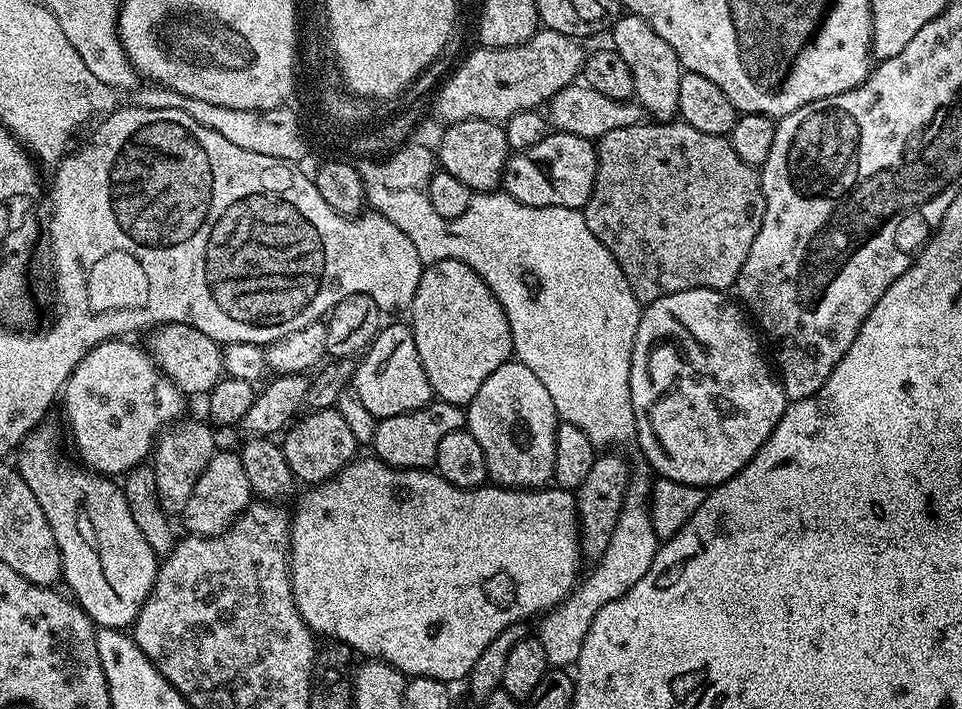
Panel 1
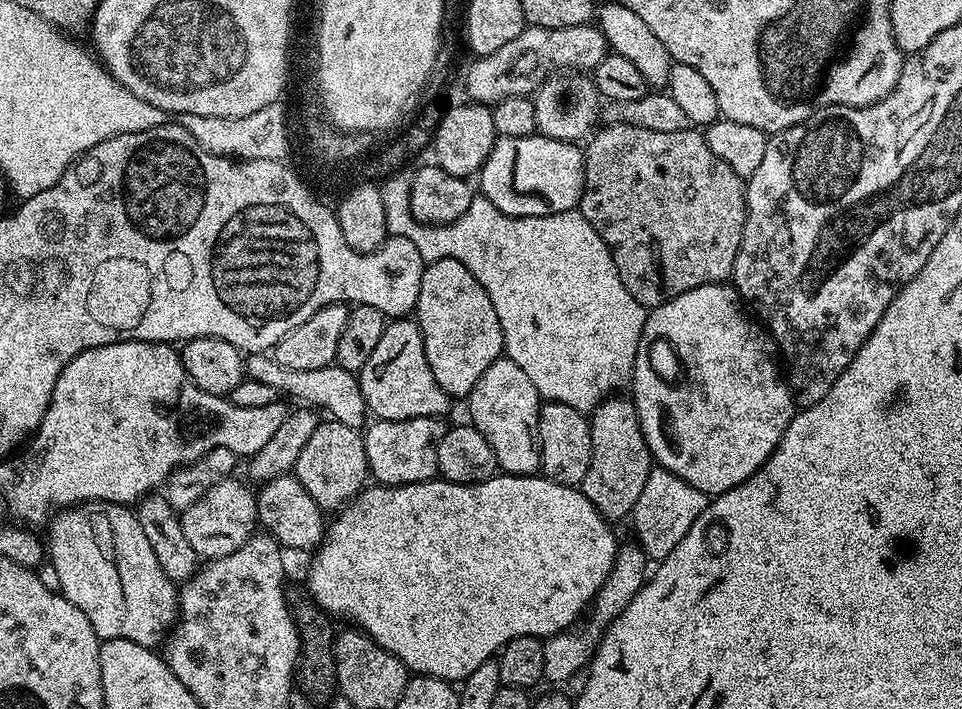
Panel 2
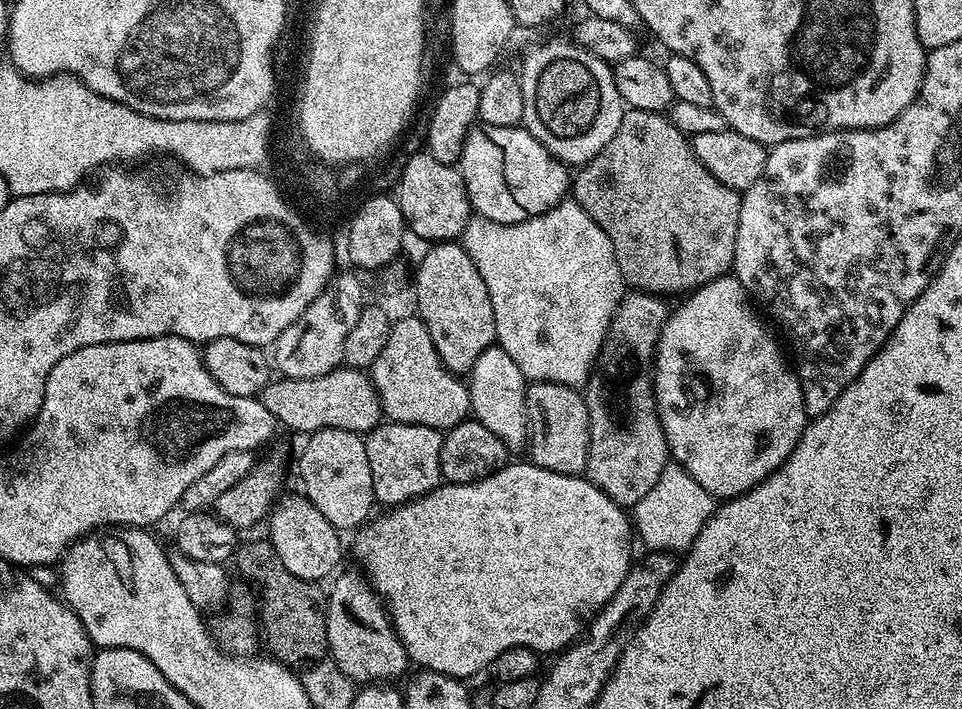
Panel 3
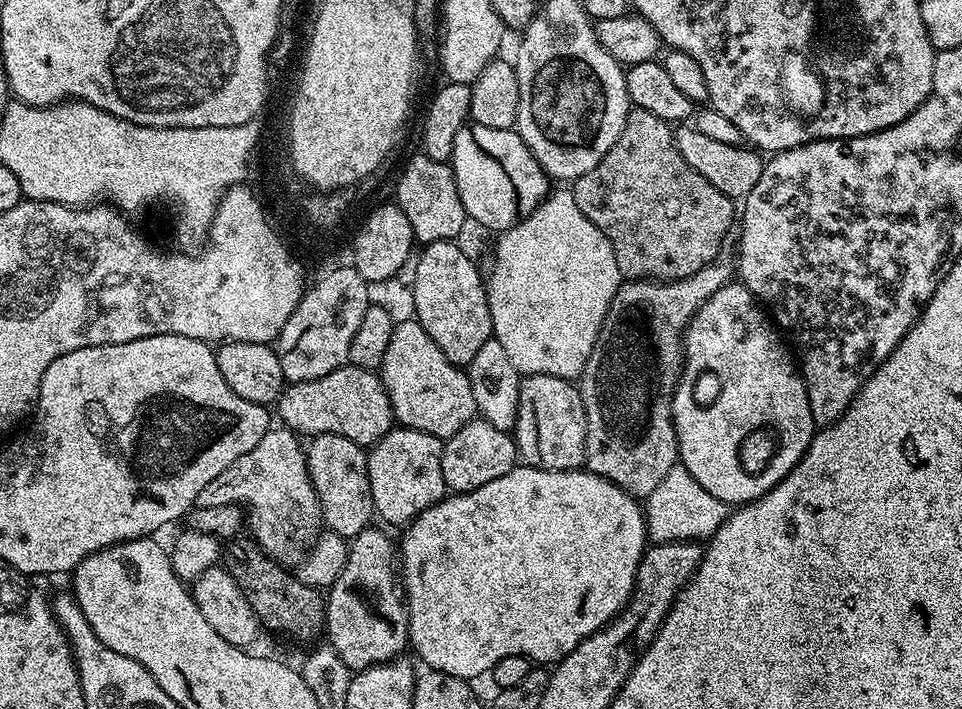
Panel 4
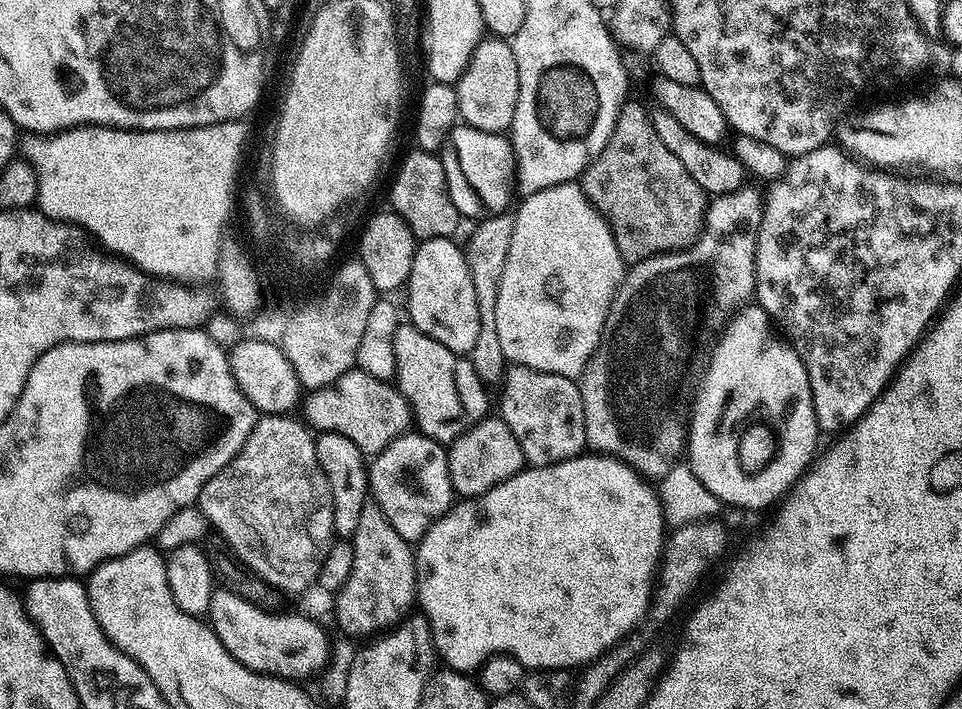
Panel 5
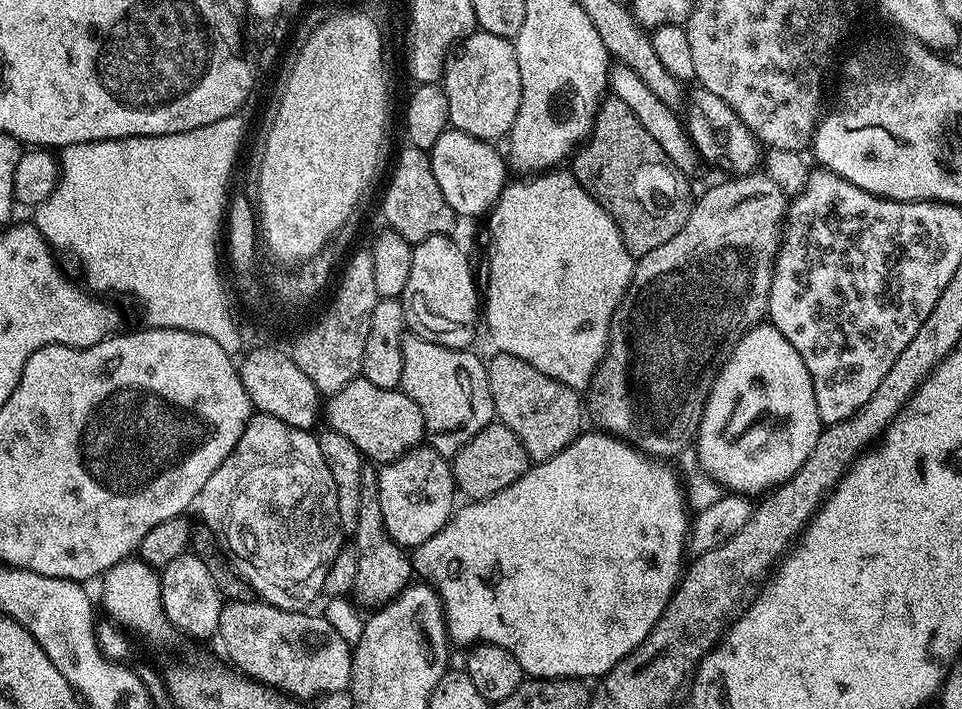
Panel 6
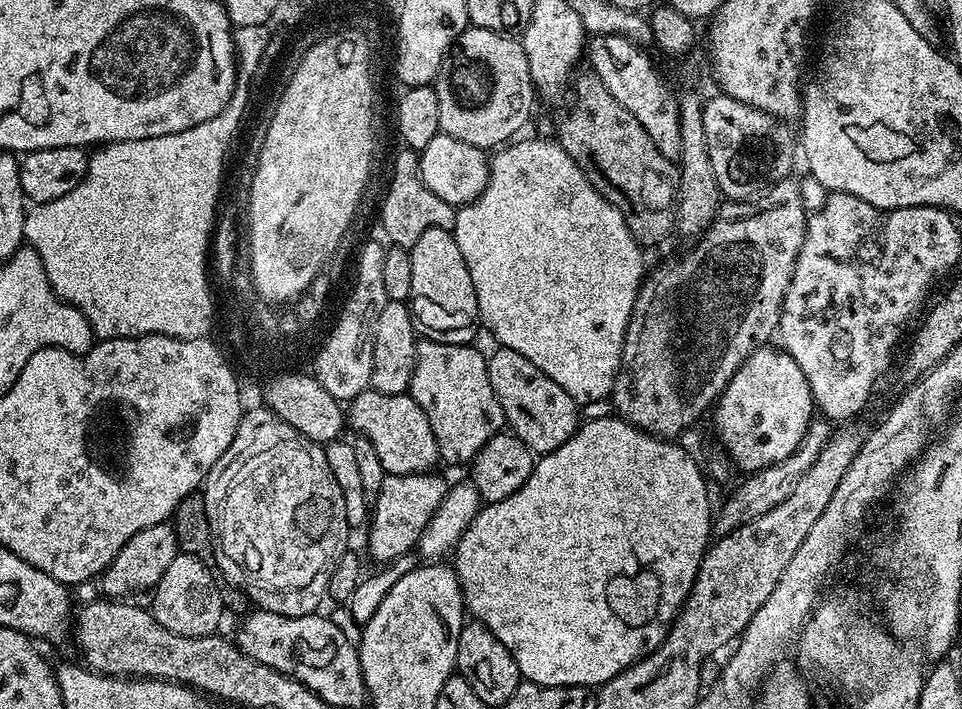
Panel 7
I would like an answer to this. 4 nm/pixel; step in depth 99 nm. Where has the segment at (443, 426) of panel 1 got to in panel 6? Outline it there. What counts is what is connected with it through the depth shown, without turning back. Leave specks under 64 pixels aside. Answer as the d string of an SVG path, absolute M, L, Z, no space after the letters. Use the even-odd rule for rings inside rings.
M417 446L389 464L379 465L376 485L378 502L382 502L382 522L386 522L394 543L405 550L418 549L422 542L434 538L452 517L458 500L451 463L427 446Z

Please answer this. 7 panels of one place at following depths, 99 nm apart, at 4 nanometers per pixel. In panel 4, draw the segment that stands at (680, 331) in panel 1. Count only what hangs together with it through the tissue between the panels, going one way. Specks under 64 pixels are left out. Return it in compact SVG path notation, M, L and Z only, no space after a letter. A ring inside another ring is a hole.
M729 282L723 284L713 296L706 298L706 302L694 314L694 318L689 322L688 328L684 332L682 341L684 363L680 369L680 380L676 383L675 390L670 393L672 397L672 421L680 451L678 460L689 471L689 474L697 479L698 485L702 486L703 490L708 490L710 494L729 506L749 504L751 500L758 499L762 494L769 492L778 482L782 482L782 478L786 478L786 474L790 474L790 470L794 470L796 463L808 453L812 437L818 431L818 426L810 414L810 398L806 394L804 377L800 375L785 341L781 339L778 332L778 337L776 337L775 331L777 332L777 329L773 327L769 317L762 311L761 305L753 296L752 291L739 282Z

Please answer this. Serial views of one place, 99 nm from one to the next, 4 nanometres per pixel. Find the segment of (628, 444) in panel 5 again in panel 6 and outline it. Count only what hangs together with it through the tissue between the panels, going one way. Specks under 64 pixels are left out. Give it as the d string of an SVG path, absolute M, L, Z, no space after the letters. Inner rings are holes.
M757 170L746 176L732 176L724 178L721 184L708 188L704 193L699 193L698 199L693 203L692 212L686 218L686 226L670 242L662 242L658 250L650 250L650 254L639 257L632 269L632 281L628 292L622 302L614 310L610 318L608 331L608 345L604 351L600 365L596 368L591 382L586 389L586 412L592 415L592 420L597 429L625 444L631 444L638 452L643 452L649 458L668 458L664 456L679 457L696 439L700 430L700 419L708 401L710 390L714 386L720 368L727 360L728 355L736 348L736 343L741 336L755 324L765 319L768 311L768 295L772 285L772 265L776 261L776 251L780 248L782 223L786 218L786 209L790 203L789 197L763 171Z

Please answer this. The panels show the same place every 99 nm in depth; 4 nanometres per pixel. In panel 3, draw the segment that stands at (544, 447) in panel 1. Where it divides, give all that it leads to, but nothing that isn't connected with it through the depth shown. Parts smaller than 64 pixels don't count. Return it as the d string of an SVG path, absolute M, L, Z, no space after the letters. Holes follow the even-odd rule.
M498 346L488 348L478 362L474 362L467 386L472 403L471 415L475 420L482 422L486 430L498 434L509 450L523 449L528 442L529 381L525 380L522 370L518 370L518 362Z

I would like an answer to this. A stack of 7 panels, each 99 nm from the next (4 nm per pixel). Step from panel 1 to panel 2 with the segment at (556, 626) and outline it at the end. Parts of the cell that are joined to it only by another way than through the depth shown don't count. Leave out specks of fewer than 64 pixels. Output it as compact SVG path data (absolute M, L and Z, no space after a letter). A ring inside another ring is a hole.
M621 543L617 547L614 566L610 570L606 582L602 582L602 586L597 590L596 597L592 600L586 615L566 630L544 640L546 662L542 665L542 670L544 680L552 683L549 685L564 686L567 680L574 679L576 675L579 677L587 669L588 665L592 663L592 655L596 653L604 631L612 625L614 618L618 618L618 614L622 614L622 610L626 610L626 606L630 606L634 594L638 594L638 590L644 584L649 572L650 560L638 543Z

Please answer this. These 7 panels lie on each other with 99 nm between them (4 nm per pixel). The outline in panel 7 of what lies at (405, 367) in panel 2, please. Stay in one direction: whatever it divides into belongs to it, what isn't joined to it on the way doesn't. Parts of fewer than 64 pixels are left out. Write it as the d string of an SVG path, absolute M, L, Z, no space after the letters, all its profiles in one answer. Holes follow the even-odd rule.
M423 338L416 341L416 361L414 374L408 392L422 406L422 414L430 418L430 430L434 430L436 441L440 447L440 460L448 464L467 465L505 427L504 411L494 394L494 386L490 386L488 377L488 361L485 353L479 352L476 346L466 344L447 344Z

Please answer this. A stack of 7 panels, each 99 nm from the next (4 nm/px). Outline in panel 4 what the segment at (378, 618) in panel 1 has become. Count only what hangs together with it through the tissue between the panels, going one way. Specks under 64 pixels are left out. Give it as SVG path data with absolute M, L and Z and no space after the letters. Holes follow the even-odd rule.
M517 466L510 470L510 474L502 474L502 478L494 478L494 482L486 482L486 486L478 486L478 490L473 492L457 492L455 494L445 495L444 499L439 500L434 506L430 506L426 510L422 510L422 514L418 514L411 524L403 529L404 537L398 540L398 560L402 565L402 583L404 586L404 595L408 605L408 643L411 651L416 651L420 655L420 660L433 672L441 672L442 674L450 674L457 676L463 680L475 681L475 676L491 673L492 667L507 656L525 656L529 662L535 662L540 666L555 665L566 654L570 654L570 650L574 650L586 638L590 638L590 634L594 634L598 629L605 628L611 620L615 620L621 610L628 604L628 599L632 597L632 587L636 581L636 571L638 570L638 562L642 558L648 540L647 526L644 522L644 509L641 501L624 492L614 482L610 482L606 478L602 478L598 474L587 470L577 470L574 472L551 472L550 470L542 470L541 468L529 468L527 466Z

